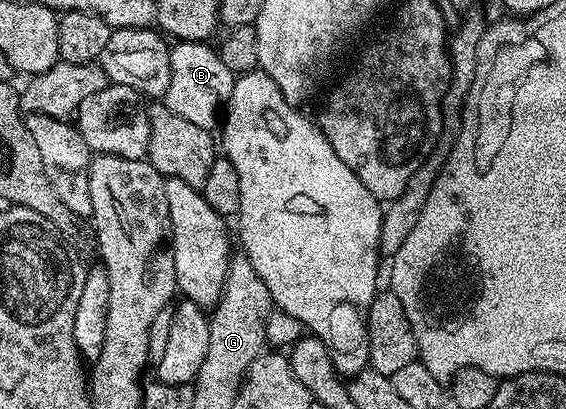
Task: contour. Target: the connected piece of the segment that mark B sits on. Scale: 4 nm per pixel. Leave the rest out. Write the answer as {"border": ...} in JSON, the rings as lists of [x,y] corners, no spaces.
{"border":[[[182,40],[170,48],[170,86],[166,86],[163,104],[178,118],[194,122],[194,126],[212,130],[221,123],[222,109],[227,105],[236,76],[222,62],[219,51],[211,43],[198,40]]]}

